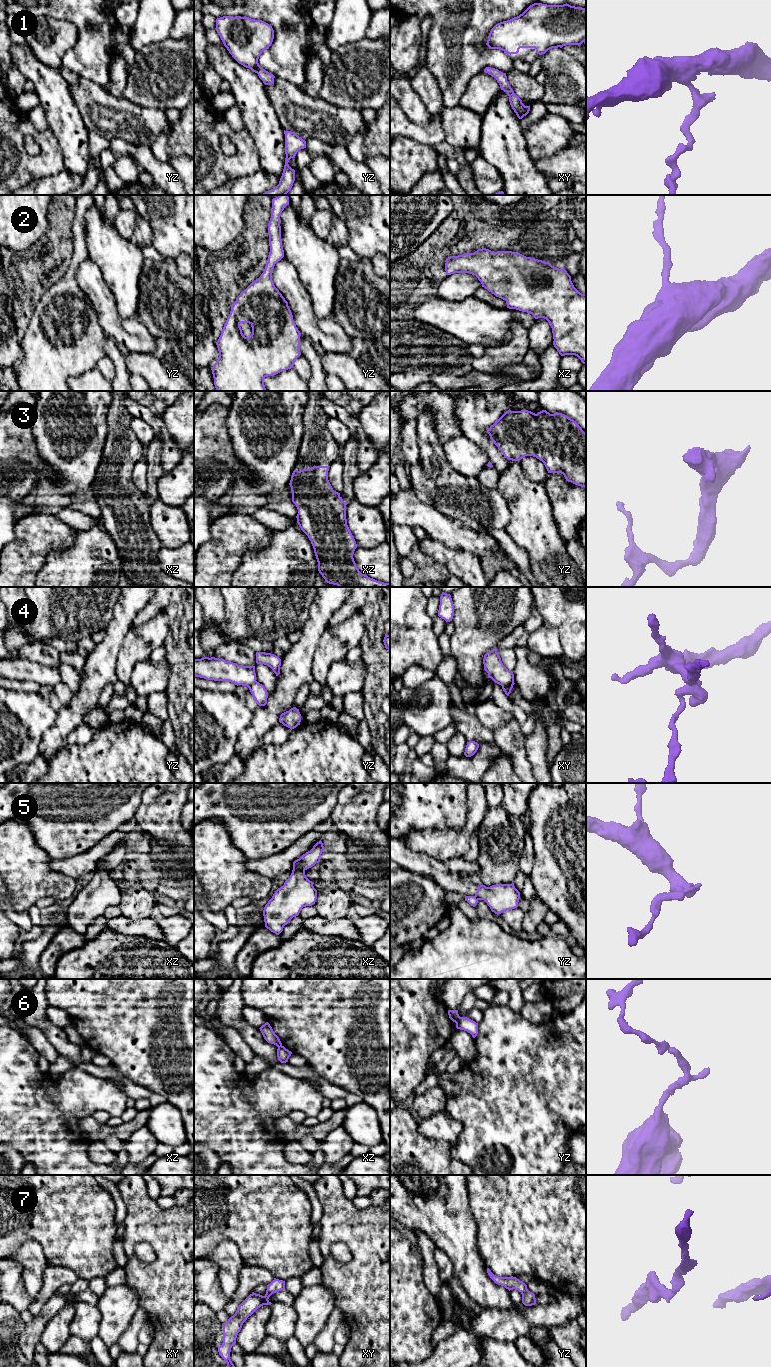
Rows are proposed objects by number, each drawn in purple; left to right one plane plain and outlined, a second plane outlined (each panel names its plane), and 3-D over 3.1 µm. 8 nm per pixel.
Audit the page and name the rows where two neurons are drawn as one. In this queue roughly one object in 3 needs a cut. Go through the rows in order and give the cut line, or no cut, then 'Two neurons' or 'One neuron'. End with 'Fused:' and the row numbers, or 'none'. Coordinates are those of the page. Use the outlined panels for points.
1: No split. One neuron
2: No split. One neuron
3: No split. One neuron
4: Split along xy (513, 682), (502, 686). Two neurons
5: Split along xz (293, 867), (304, 870). Two neurons
6: Split along yz (459, 1016), (455, 1022). Two neurons
7: No split. One neuron
Fused: 4, 5, 6

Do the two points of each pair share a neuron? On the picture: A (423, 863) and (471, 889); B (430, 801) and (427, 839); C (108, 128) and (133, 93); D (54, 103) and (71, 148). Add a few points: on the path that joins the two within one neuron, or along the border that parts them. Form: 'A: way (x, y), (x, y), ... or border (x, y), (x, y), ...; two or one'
A: way (435, 870), (448, 880), (459, 884); one
B: border (452, 828), (410, 830), (406, 836); two
C: border (123, 96), (136, 104), (150, 108); two
D: way (61, 114), (71, 132), (71, 137); one

